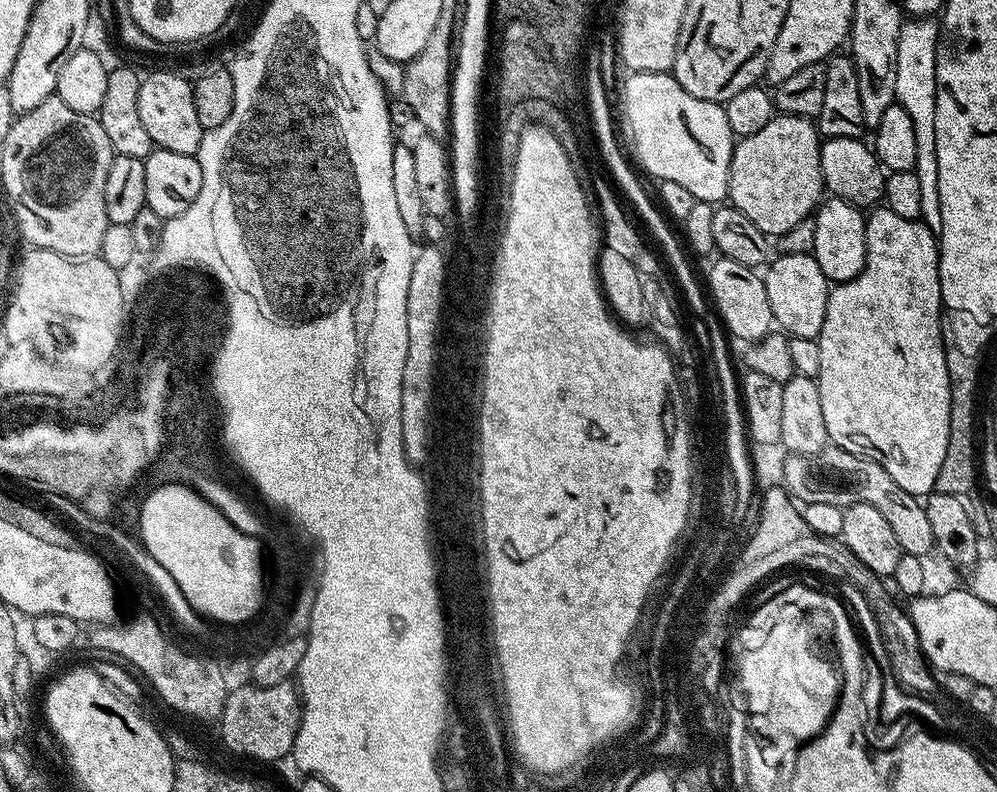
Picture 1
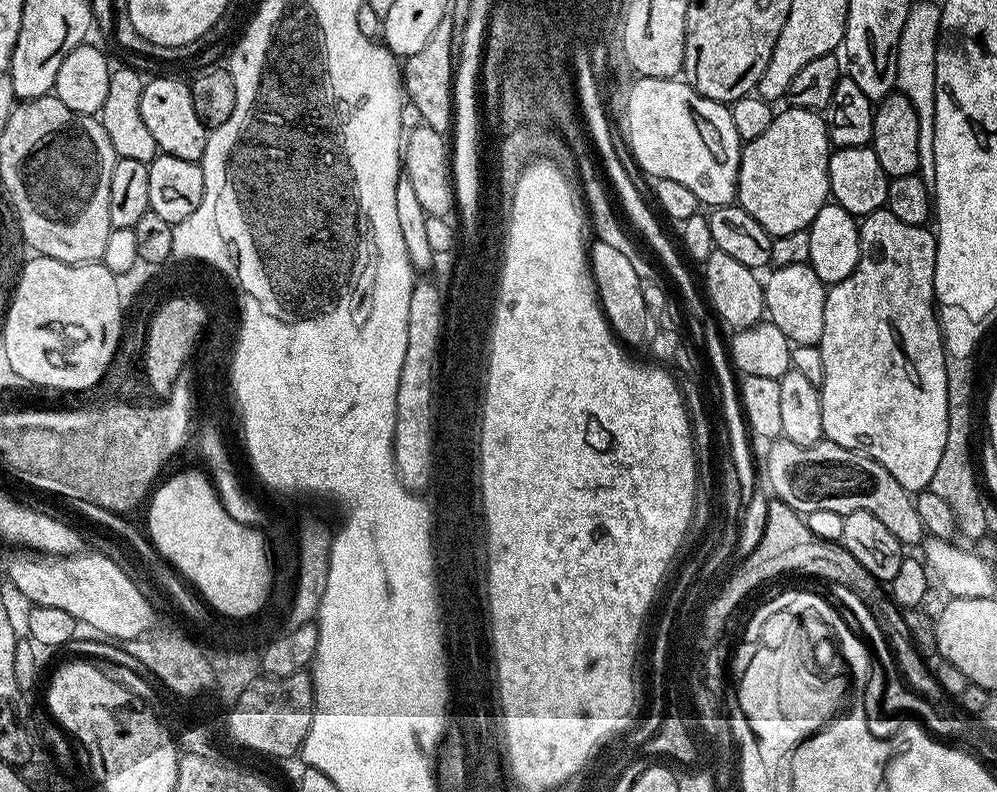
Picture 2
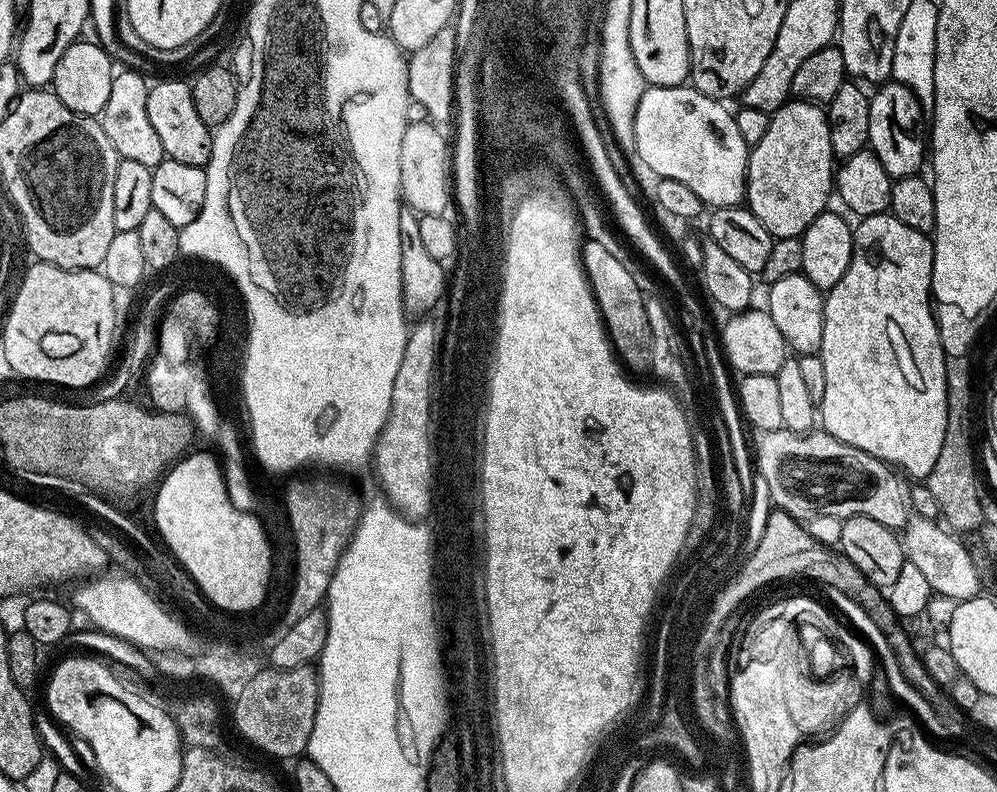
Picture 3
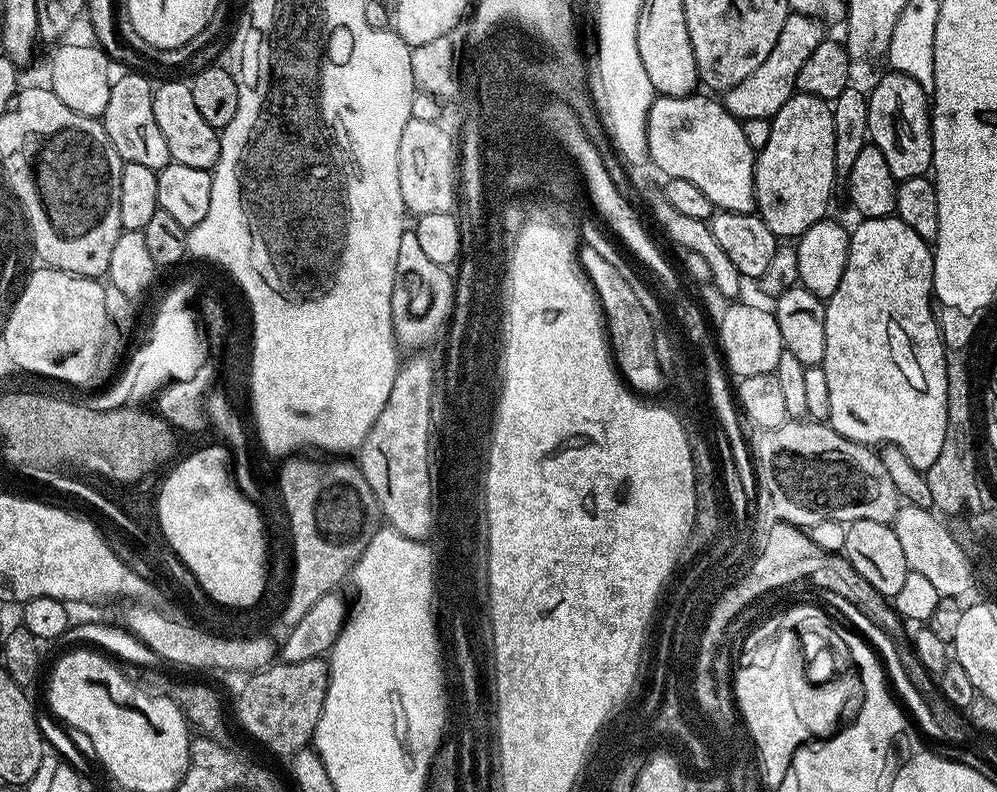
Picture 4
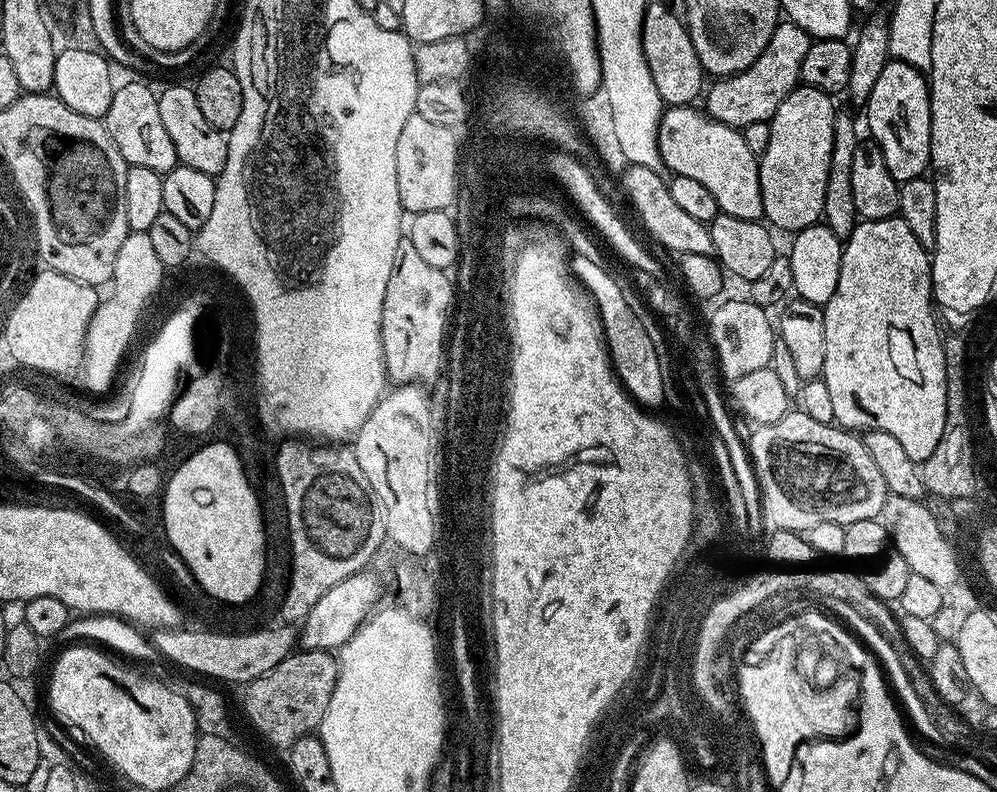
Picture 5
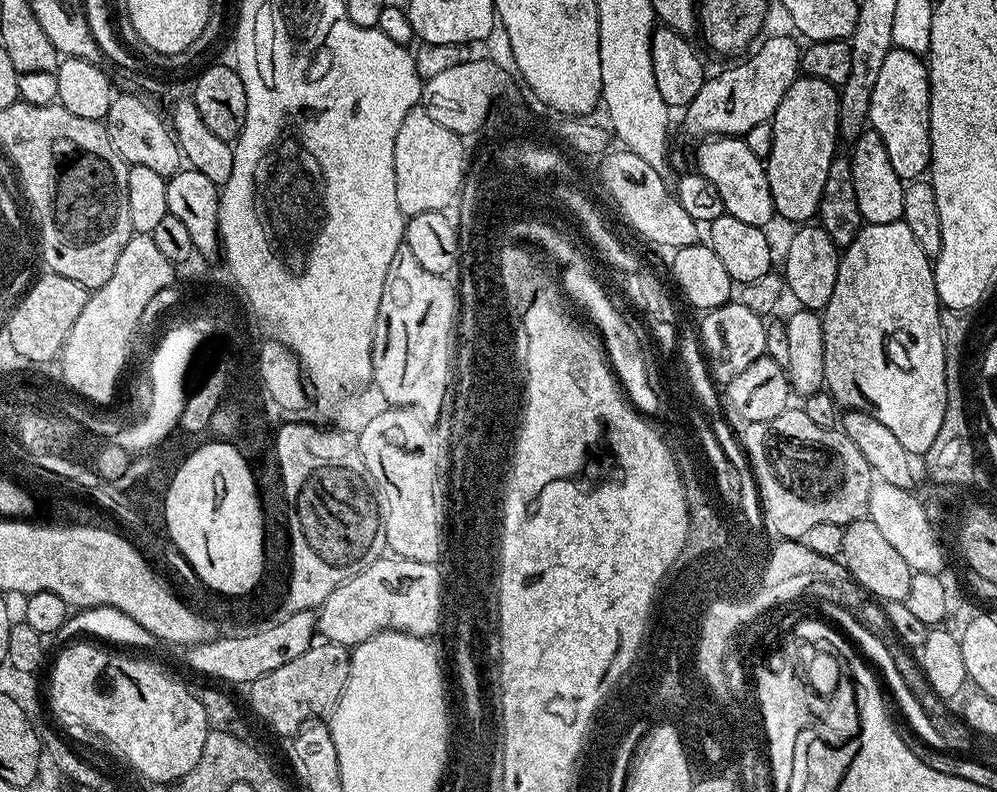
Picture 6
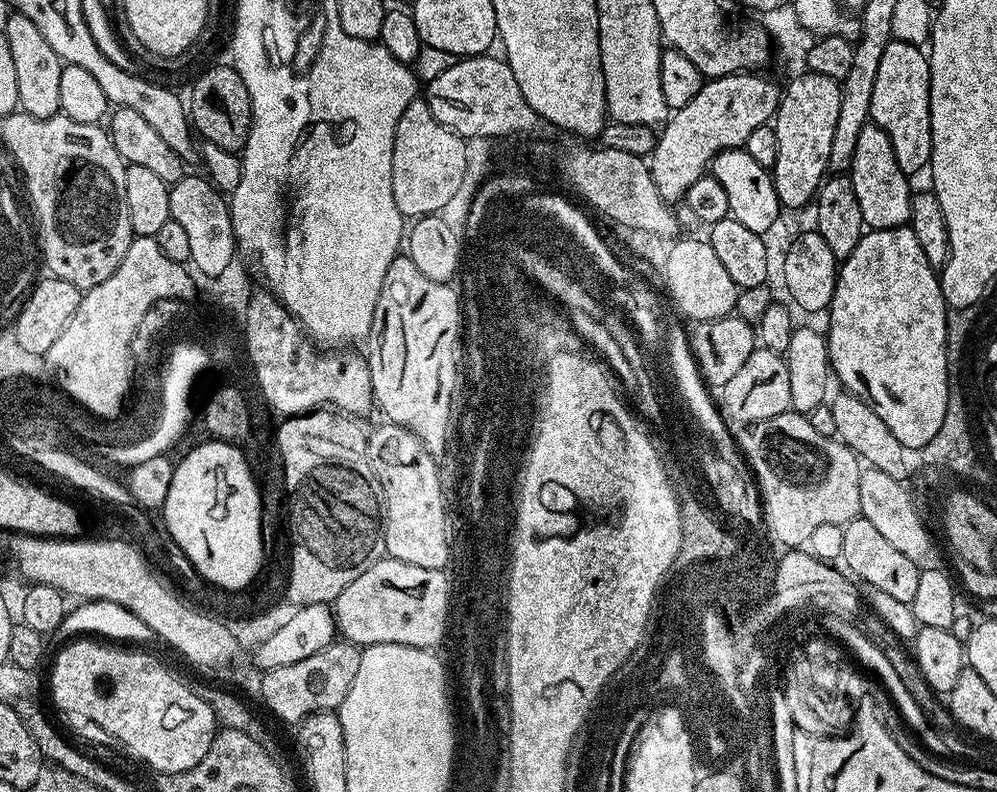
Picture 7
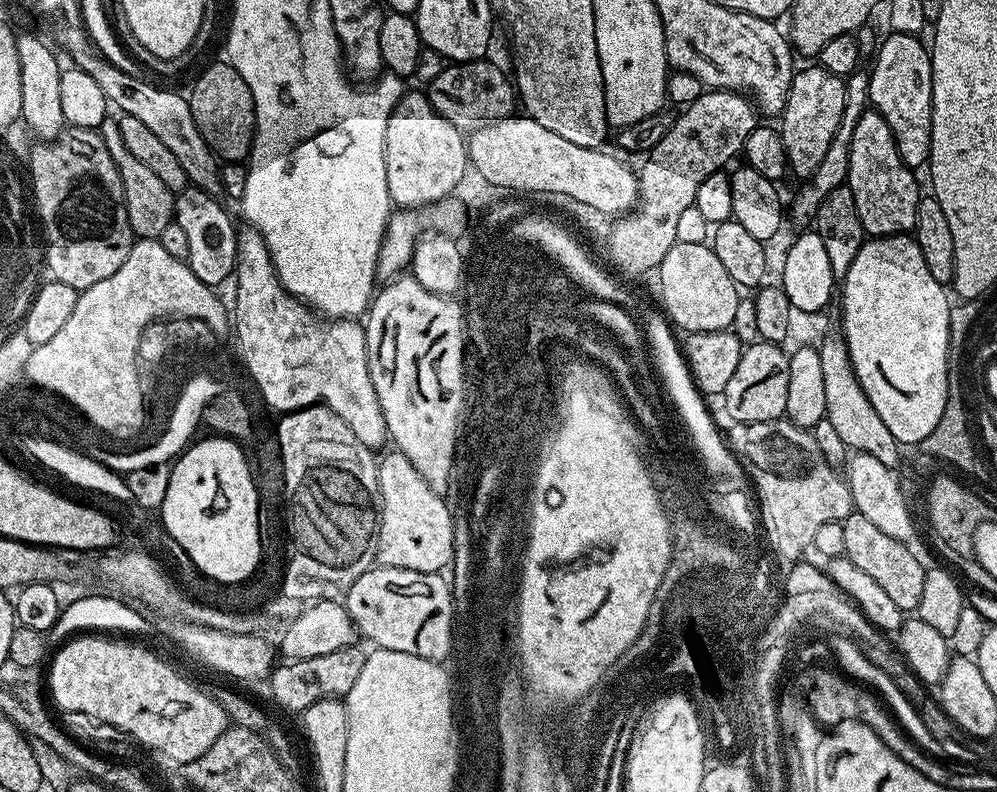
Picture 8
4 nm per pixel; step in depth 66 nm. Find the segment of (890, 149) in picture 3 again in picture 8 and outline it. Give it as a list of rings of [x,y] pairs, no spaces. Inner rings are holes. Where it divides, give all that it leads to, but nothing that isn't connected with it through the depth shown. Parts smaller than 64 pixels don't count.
[[[893,31],[887,35],[879,41],[871,61],[868,98],[877,114],[886,118],[904,165],[920,170],[932,154],[932,53],[919,35]]]

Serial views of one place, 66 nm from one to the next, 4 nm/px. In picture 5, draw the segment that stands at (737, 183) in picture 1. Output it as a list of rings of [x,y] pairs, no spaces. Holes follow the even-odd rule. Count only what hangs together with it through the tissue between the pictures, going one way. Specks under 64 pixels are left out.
[[[798,86],[772,115],[770,142],[758,158],[763,219],[771,226],[797,233],[806,226],[821,223],[838,111],[832,100],[833,97],[822,90]]]

